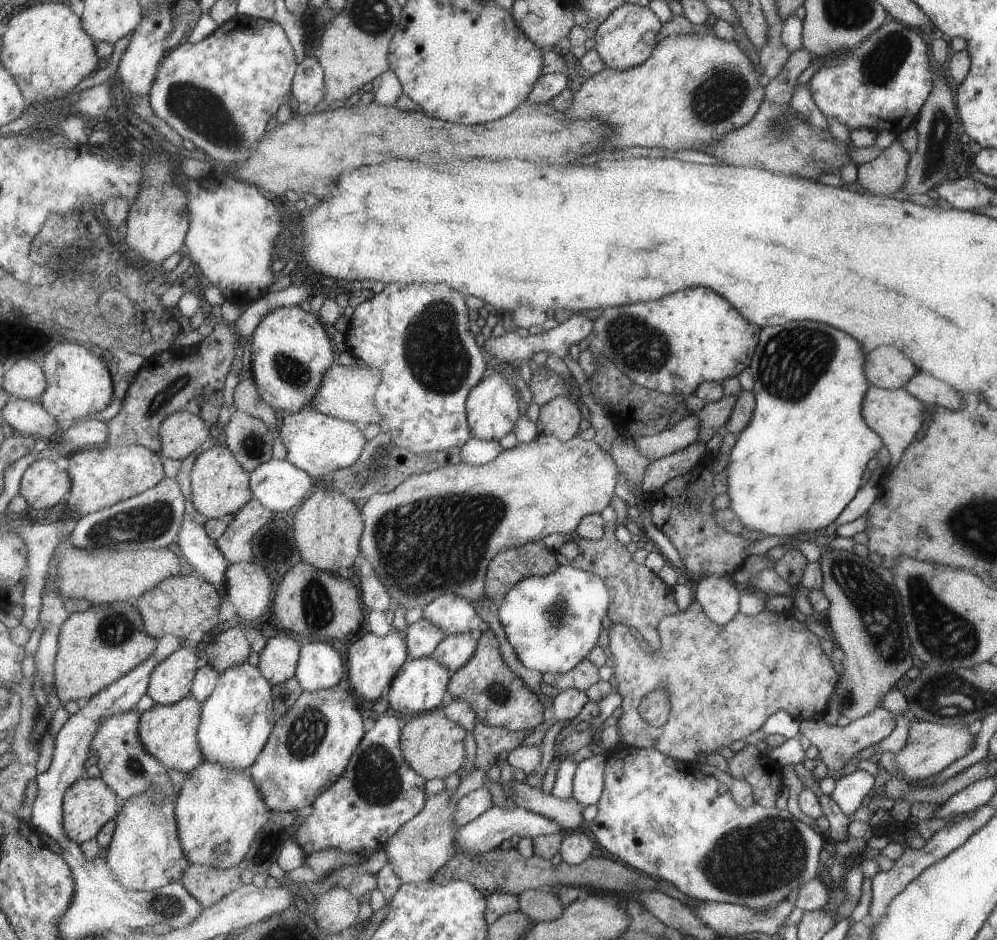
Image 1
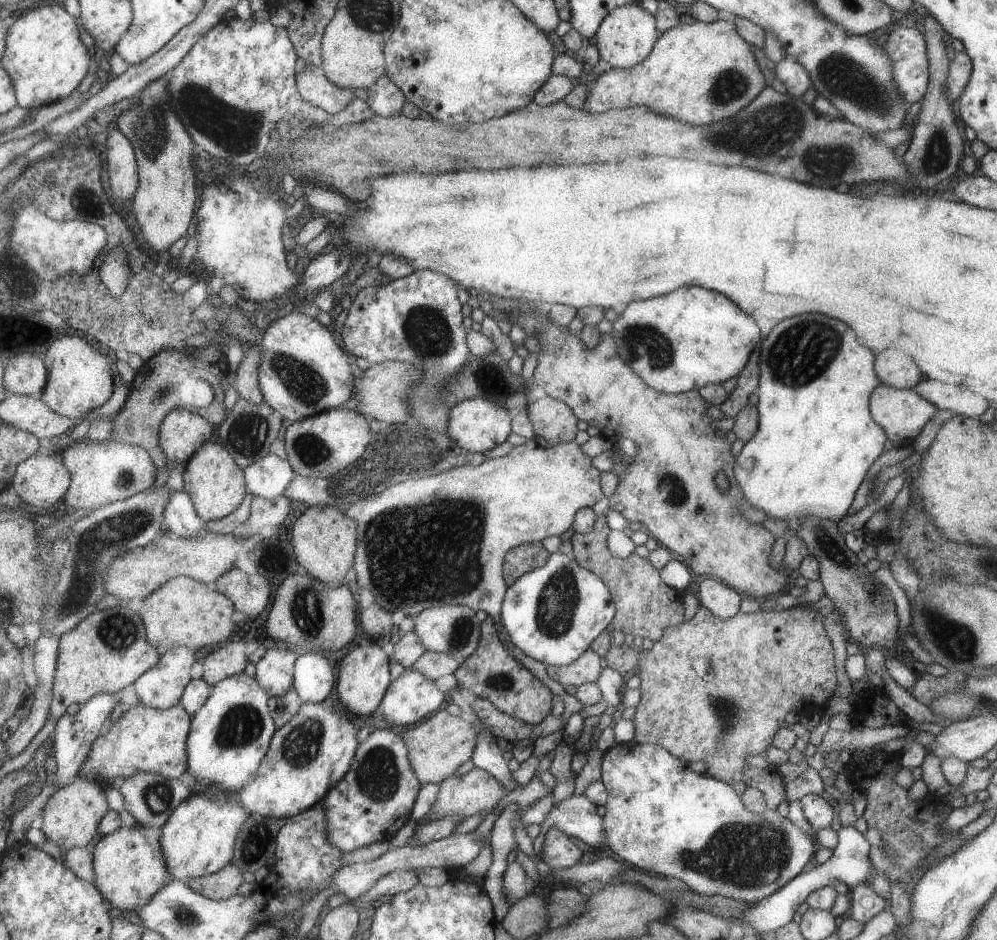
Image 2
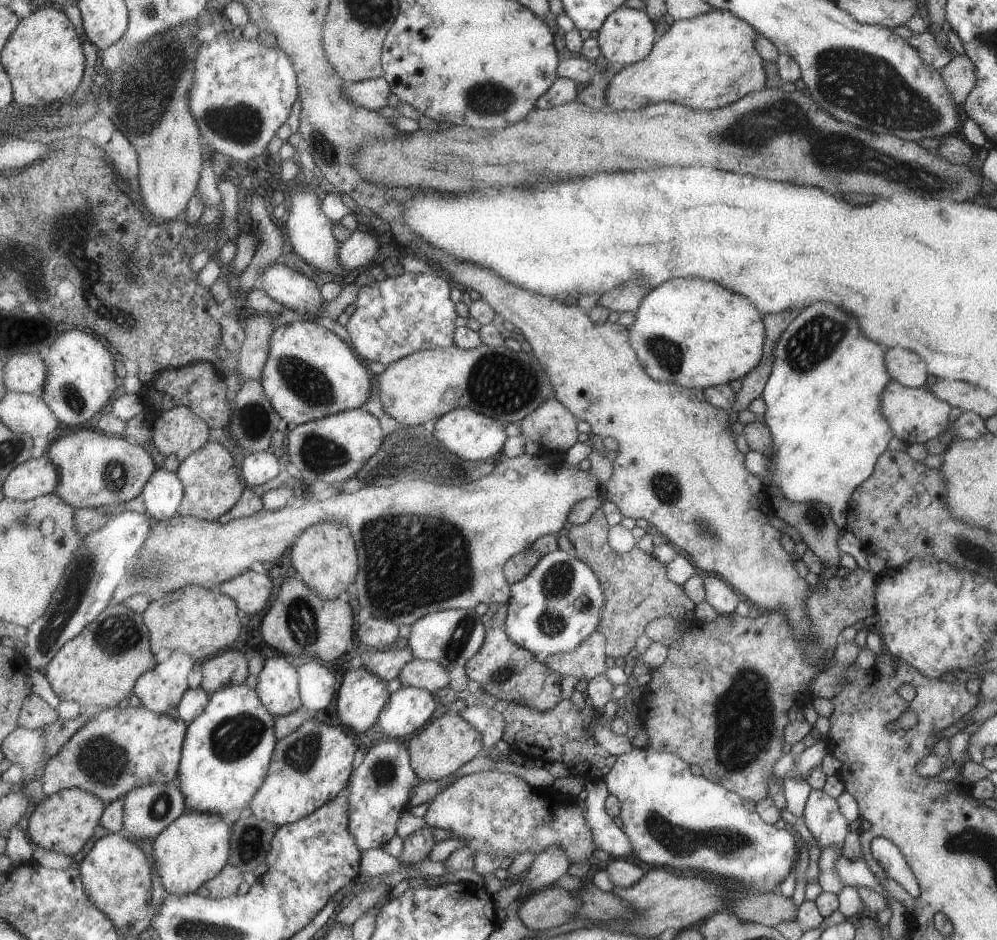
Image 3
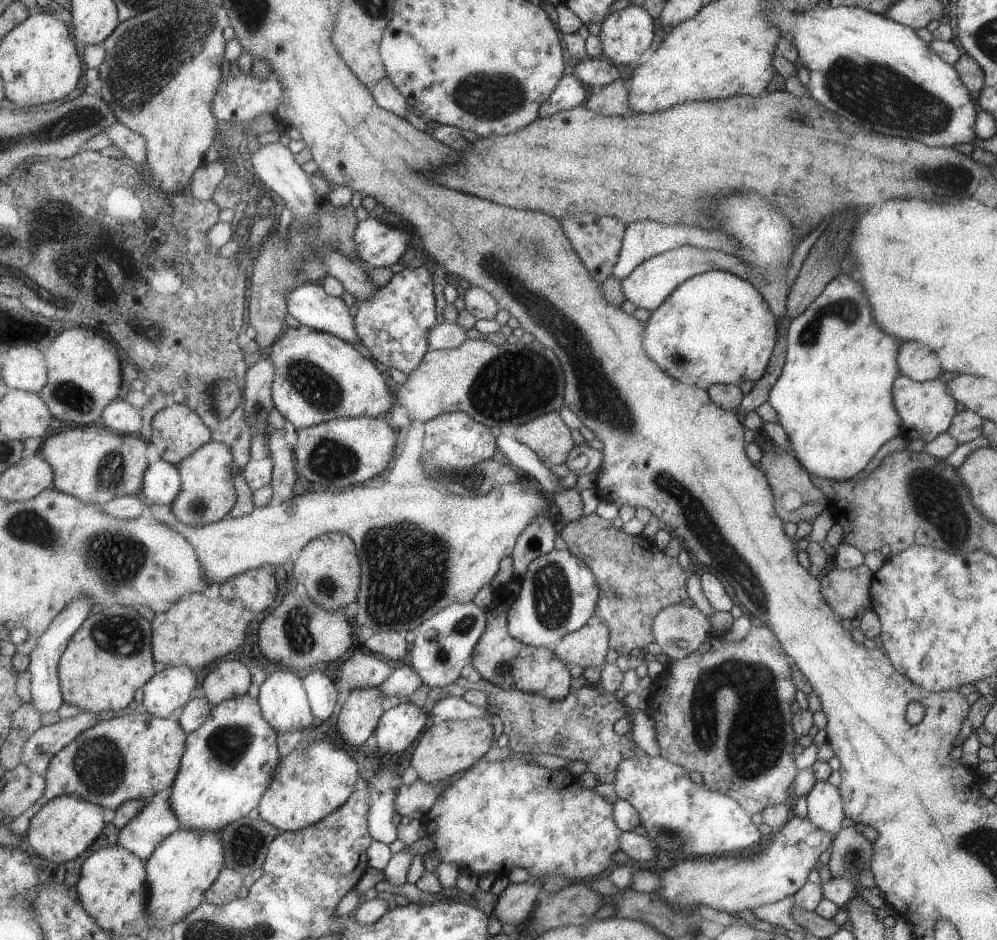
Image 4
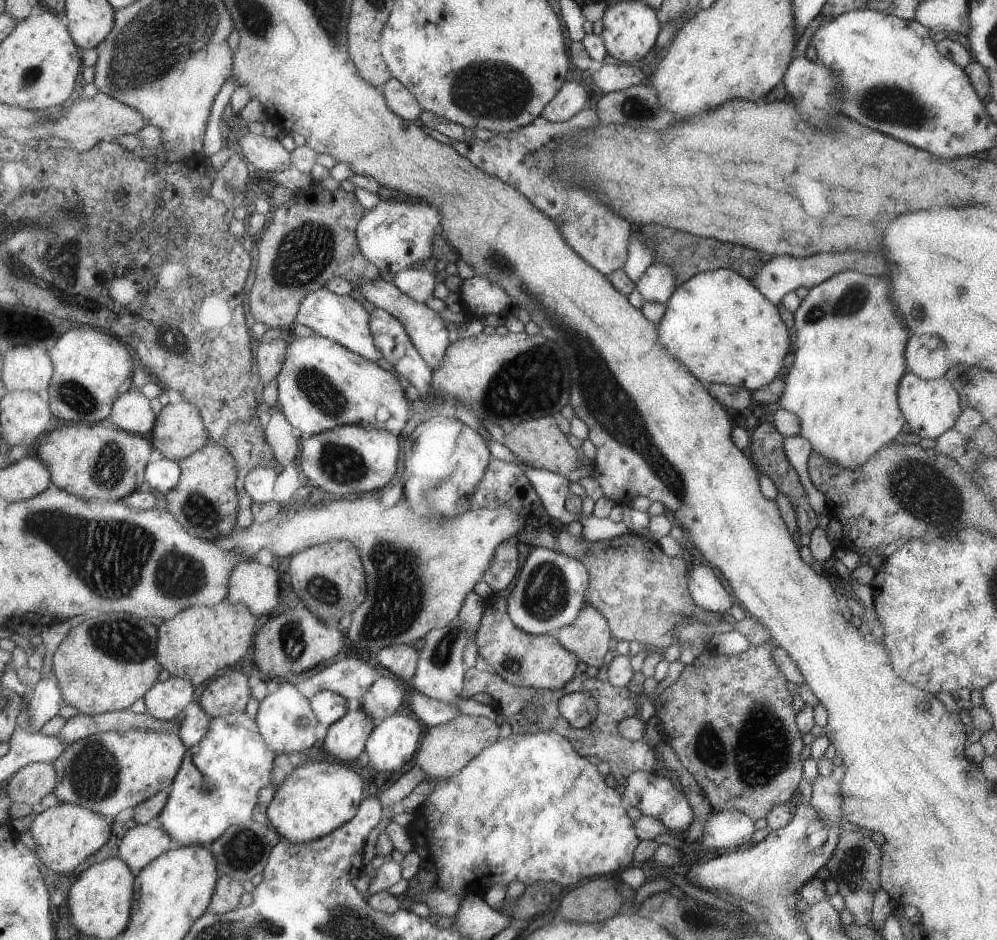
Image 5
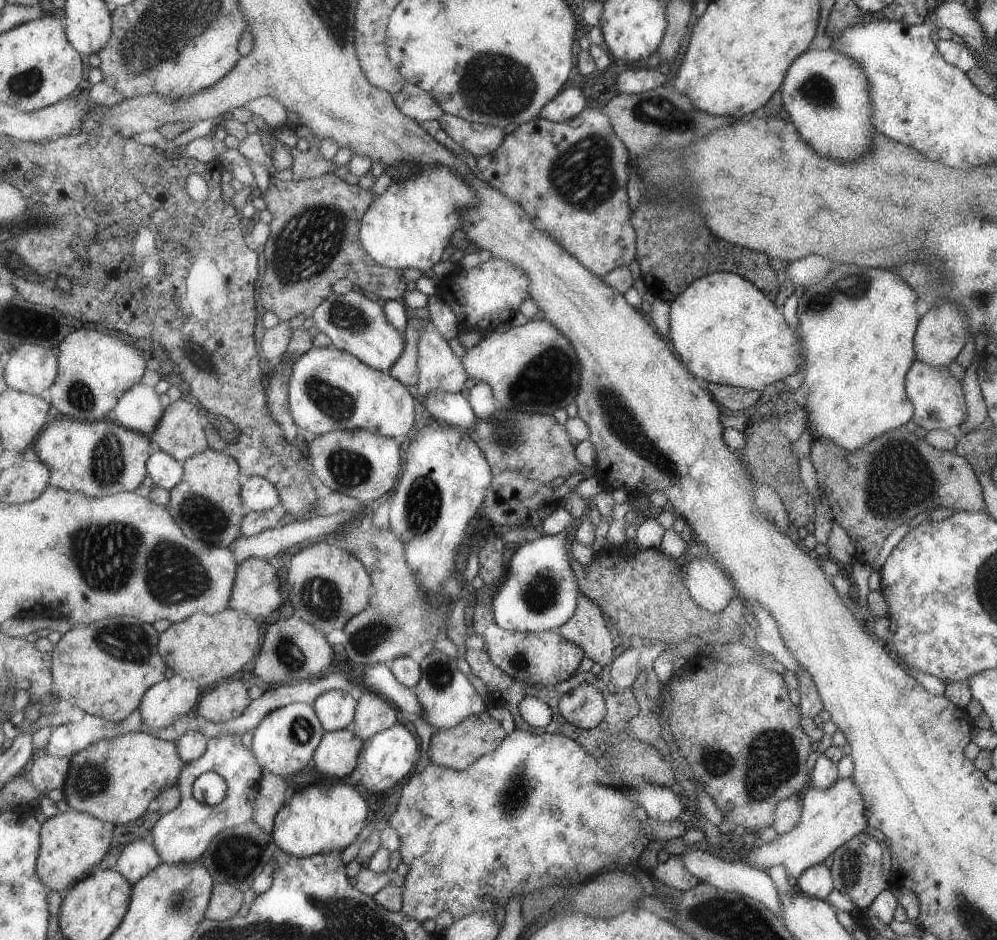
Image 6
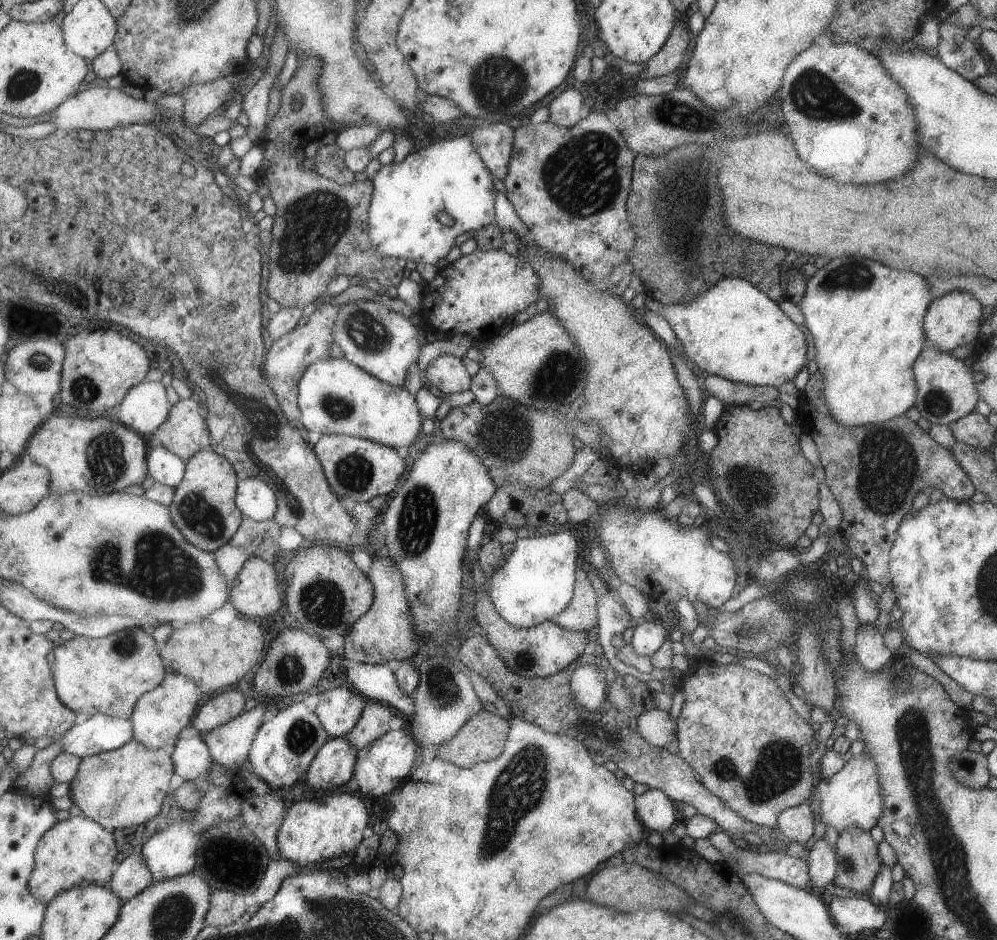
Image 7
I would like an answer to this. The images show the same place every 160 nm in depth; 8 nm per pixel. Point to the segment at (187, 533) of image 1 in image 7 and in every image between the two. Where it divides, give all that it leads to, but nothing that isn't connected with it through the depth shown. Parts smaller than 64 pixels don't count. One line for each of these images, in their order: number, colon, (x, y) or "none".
2: (184, 520)
3: (163, 495)
4: (162, 484)
5: (162, 476)
6: (166, 471)
7: (165, 466)

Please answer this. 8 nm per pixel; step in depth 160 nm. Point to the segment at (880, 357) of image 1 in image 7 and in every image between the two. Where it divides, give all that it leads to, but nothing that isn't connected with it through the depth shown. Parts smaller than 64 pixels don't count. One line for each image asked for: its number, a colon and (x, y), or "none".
2: (893, 369)
3: (906, 368)
4: (917, 361)
5: (927, 357)
6: (941, 333)
7: (952, 319)

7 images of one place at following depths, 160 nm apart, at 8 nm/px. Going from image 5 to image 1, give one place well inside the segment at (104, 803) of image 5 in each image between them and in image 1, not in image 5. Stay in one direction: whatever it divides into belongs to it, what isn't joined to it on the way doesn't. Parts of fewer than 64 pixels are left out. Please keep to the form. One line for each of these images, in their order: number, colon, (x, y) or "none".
1: (169, 733)
2: (146, 739)
3: (120, 749)
4: (134, 756)

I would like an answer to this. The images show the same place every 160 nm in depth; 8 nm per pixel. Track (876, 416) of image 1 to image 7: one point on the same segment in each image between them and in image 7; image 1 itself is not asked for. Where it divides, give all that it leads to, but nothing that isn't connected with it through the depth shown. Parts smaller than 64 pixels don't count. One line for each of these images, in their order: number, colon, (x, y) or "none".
2: (901, 413)
3: (915, 415)
4: (925, 409)
5: (930, 407)
6: (937, 399)
7: (945, 392)

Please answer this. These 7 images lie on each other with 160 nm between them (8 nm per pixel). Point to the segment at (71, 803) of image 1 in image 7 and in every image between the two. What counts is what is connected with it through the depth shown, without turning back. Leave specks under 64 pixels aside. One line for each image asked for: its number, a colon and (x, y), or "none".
2: (73, 814)
3: (64, 822)
4: (63, 828)
5: (65, 835)
6: (71, 842)
7: (79, 851)

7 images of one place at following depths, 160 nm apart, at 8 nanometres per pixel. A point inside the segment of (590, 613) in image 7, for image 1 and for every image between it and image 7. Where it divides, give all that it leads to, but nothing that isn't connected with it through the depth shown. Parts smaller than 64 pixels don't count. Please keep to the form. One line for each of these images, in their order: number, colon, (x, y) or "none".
1: (585, 674)
2: (588, 669)
3: (587, 662)
4: (588, 646)
5: (589, 637)
6: (587, 628)

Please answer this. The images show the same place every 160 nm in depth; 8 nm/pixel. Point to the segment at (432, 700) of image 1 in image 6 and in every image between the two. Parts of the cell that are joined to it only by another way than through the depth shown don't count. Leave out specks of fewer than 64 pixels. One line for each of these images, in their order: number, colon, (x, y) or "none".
2: (411, 698)
3: (409, 709)
4: (400, 726)
5: (393, 743)
6: (389, 757)

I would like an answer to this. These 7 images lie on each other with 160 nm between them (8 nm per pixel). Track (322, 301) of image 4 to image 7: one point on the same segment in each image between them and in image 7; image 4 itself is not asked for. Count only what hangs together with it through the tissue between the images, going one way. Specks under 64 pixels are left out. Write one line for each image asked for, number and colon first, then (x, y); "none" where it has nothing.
5: (341, 318)
6: (354, 323)
7: (385, 343)

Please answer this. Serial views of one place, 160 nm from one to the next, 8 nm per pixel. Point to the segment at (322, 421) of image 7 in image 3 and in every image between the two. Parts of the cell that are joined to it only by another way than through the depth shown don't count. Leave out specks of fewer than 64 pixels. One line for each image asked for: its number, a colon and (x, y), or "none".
3: (311, 373)
4: (318, 377)
5: (323, 384)
6: (330, 389)

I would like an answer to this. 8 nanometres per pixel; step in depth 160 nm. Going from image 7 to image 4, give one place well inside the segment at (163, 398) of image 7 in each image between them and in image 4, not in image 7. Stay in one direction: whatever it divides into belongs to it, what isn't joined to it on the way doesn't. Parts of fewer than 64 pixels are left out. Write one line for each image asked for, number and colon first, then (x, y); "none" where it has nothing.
4: (122, 416)
5: (132, 412)
6: (140, 409)

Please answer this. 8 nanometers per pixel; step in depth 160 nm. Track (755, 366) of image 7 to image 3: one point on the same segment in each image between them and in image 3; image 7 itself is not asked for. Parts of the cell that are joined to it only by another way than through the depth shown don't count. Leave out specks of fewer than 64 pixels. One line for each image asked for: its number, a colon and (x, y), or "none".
3: (692, 332)
4: (714, 327)
5: (717, 324)
6: (726, 331)

